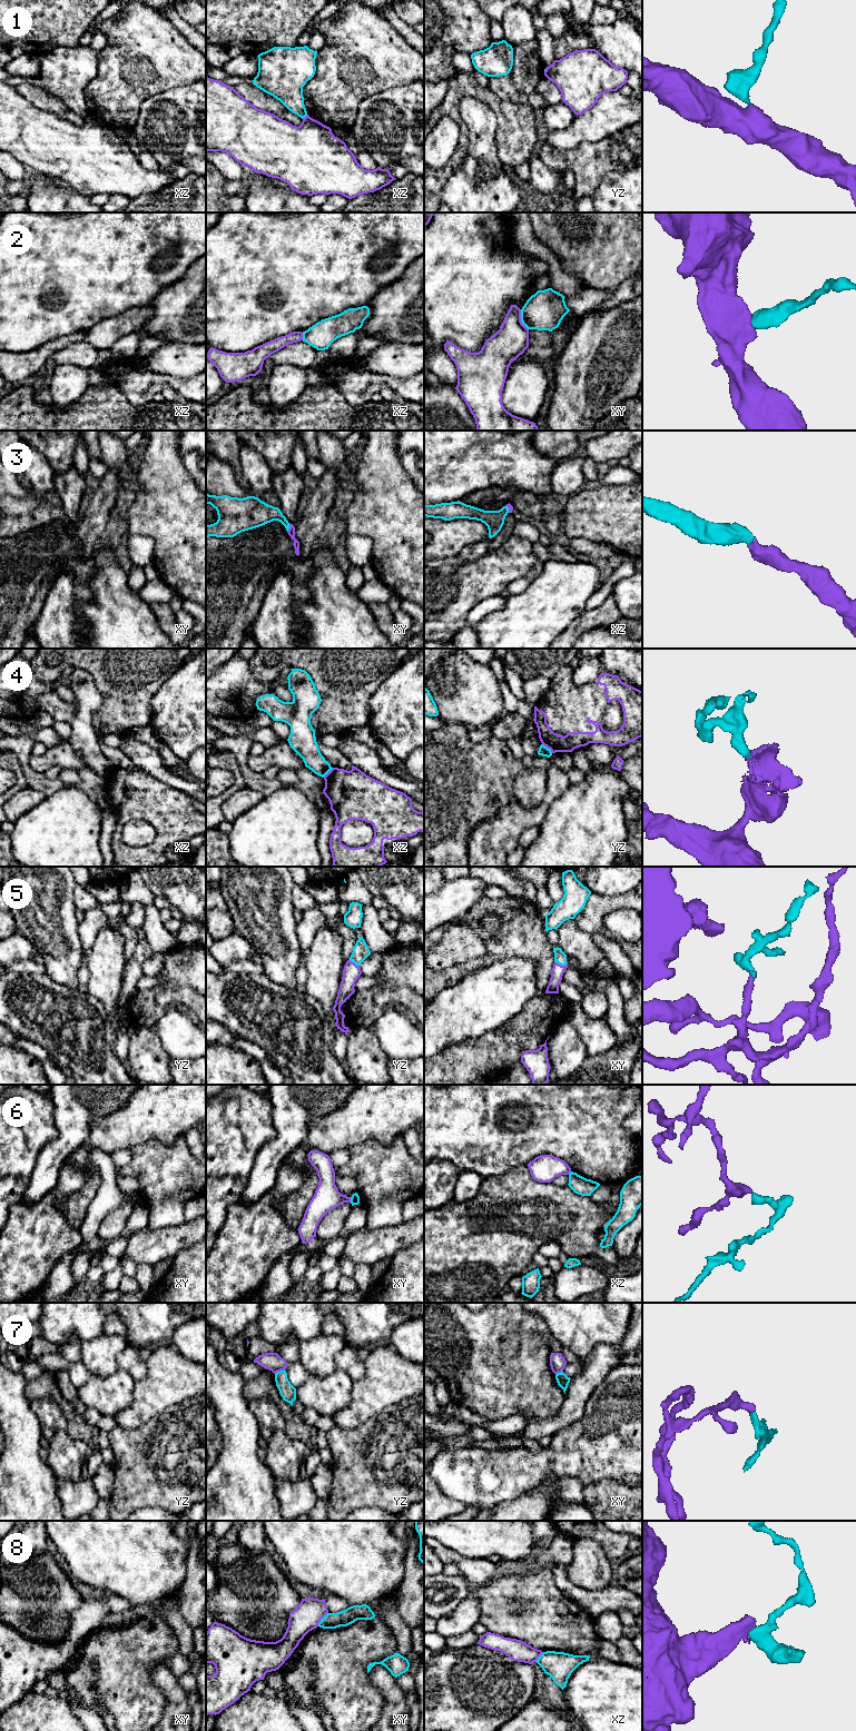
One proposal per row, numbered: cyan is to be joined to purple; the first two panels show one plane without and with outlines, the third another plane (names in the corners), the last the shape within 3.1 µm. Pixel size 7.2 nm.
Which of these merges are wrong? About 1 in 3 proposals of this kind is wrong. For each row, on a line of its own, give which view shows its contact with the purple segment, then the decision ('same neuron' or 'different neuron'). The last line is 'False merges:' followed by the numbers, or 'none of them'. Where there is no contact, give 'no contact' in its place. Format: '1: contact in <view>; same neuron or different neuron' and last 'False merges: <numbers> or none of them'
1: contact in xz; different neuron
2: contact in xy; different neuron
3: contact in xy; same neuron
4: contact in yz; different neuron
5: contact in xy; same neuron
6: contact in xy; different neuron
7: contact in yz; different neuron
8: contact in xy; different neuron
False merges: 1, 2, 4, 6, 7, 8

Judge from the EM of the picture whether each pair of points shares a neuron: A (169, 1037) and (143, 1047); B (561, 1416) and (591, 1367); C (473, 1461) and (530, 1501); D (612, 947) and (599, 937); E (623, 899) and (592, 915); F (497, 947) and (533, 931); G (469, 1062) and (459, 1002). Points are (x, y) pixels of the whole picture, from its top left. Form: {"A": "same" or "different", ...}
{"A": "different", "B": "same", "C": "different", "D": "same", "E": "same", "F": "same", "G": "different"}

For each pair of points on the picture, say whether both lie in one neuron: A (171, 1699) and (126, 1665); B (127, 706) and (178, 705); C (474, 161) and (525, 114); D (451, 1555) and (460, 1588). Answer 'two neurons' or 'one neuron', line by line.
A: two neurons
B: two neurons
C: two neurons
D: two neurons

